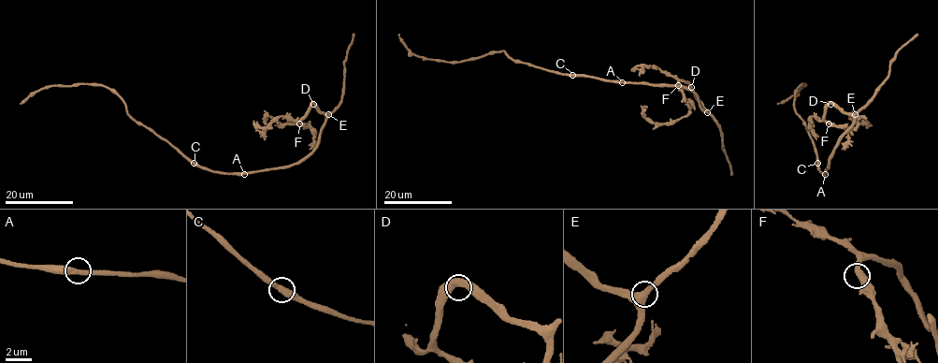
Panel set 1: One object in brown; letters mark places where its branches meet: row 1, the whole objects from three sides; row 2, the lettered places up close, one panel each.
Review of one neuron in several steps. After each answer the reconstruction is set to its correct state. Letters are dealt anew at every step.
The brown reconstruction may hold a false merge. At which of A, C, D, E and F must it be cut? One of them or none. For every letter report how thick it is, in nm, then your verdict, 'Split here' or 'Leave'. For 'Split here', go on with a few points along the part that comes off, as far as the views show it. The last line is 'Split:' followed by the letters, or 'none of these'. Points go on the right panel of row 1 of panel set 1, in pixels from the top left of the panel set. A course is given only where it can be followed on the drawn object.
A: Thickness 400 nm. Leave
C: Thickness 480 nm. Leave
D: Thickness 480 nm. Leave
E: Thickness 460 nm. Leave
F: Thickness 440 nm. Leave
Split: none of these

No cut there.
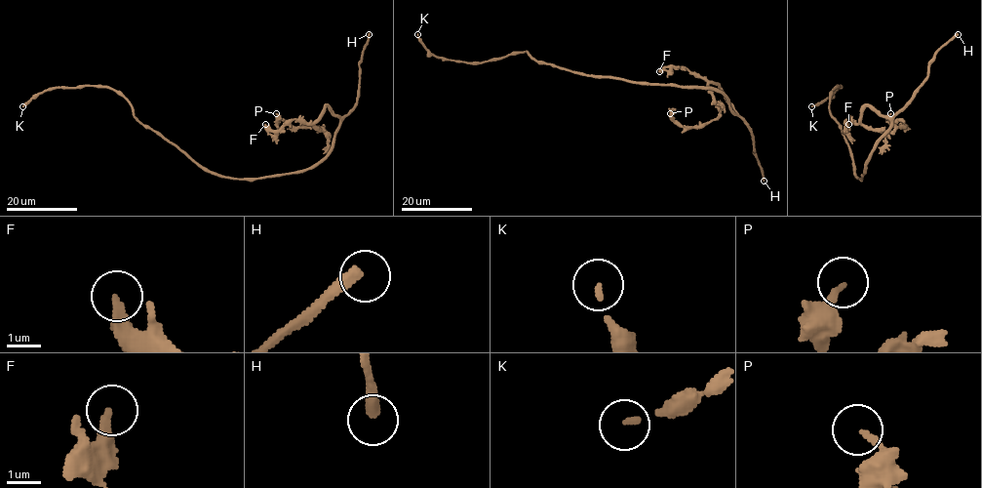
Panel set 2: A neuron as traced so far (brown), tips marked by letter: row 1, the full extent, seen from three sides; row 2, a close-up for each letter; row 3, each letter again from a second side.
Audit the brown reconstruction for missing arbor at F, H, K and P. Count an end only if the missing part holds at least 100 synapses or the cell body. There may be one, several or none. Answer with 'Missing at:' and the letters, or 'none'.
Missing at: H

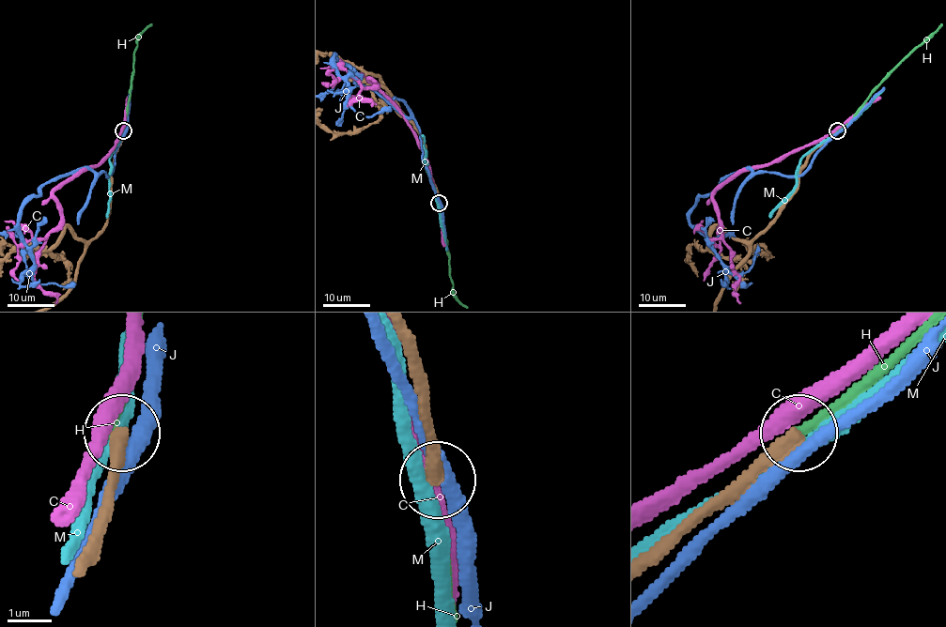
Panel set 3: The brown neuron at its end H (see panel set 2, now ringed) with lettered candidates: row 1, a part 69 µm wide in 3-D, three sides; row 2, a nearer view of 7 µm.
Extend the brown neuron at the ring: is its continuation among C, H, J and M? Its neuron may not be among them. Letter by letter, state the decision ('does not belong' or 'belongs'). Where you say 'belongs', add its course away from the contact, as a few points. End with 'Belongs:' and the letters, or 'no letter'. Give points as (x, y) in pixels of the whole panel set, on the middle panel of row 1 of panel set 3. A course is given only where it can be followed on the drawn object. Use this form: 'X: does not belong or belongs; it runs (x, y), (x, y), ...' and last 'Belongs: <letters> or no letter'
C: does not belong
H: does not belong
J: does not belong
M: does not belong
Belongs: no letter

